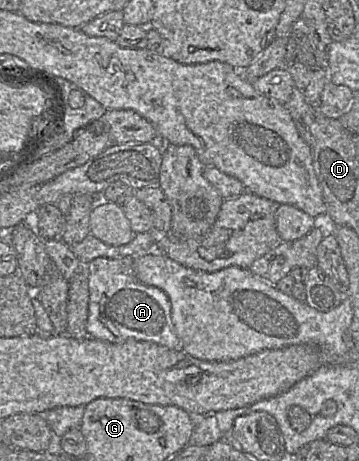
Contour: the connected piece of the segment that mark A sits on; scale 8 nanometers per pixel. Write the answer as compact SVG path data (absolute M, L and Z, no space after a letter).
M98 257L88 264L87 337L110 343L129 339L150 341L169 349L182 351L171 319L168 296L159 288L141 283L133 271L134 257L108 259Z

